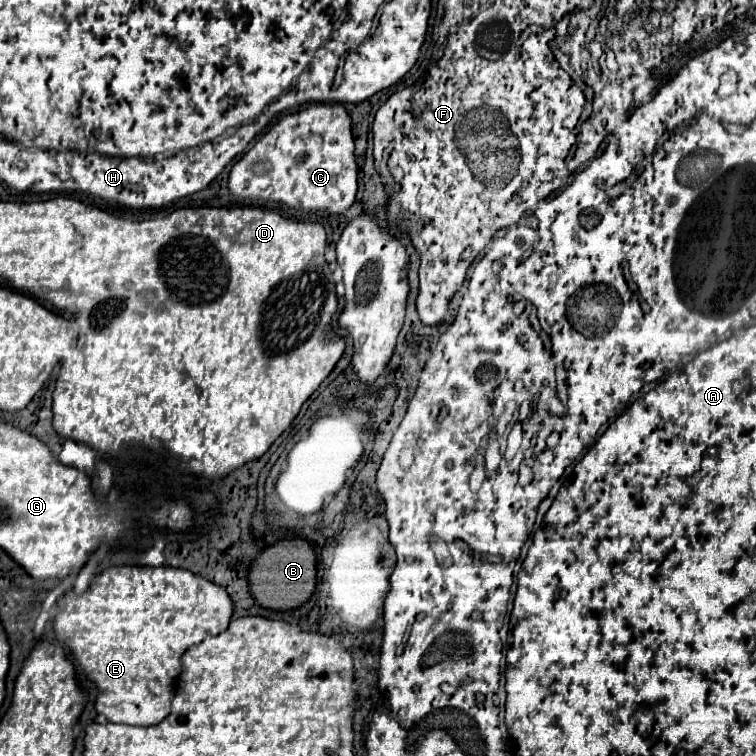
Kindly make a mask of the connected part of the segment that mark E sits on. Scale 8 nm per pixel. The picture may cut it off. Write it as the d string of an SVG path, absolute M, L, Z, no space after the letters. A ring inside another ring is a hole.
M117 566L117 568L107 568L105 572L101 572L99 576L95 576L91 588L81 594L81 596L73 596L71 592L63 598L65 602L65 608L55 616L55 634L59 638L59 642L65 642L71 652L75 654L77 658L77 664L83 668L85 676L93 682L93 684L99 684L99 696L97 696L97 702L95 702L95 710L97 710L97 716L93 722L99 722L105 724L107 722L113 722L116 724L131 724L131 726L153 726L153 724L159 724L165 716L169 716L171 712L171 706L173 706L173 698L175 698L175 688L177 688L177 680L179 680L179 674L181 674L181 658L183 654L187 652L187 648L191 648L193 644L199 644L201 640L205 640L207 636L217 636L221 632L225 632L225 628L229 626L231 622L231 616L233 616L233 602L229 598L229 594L225 592L225 588L221 586L215 586L211 584L209 580L201 578L201 576L195 576L191 574L189 570L181 570L181 568L151 568L151 566Z

